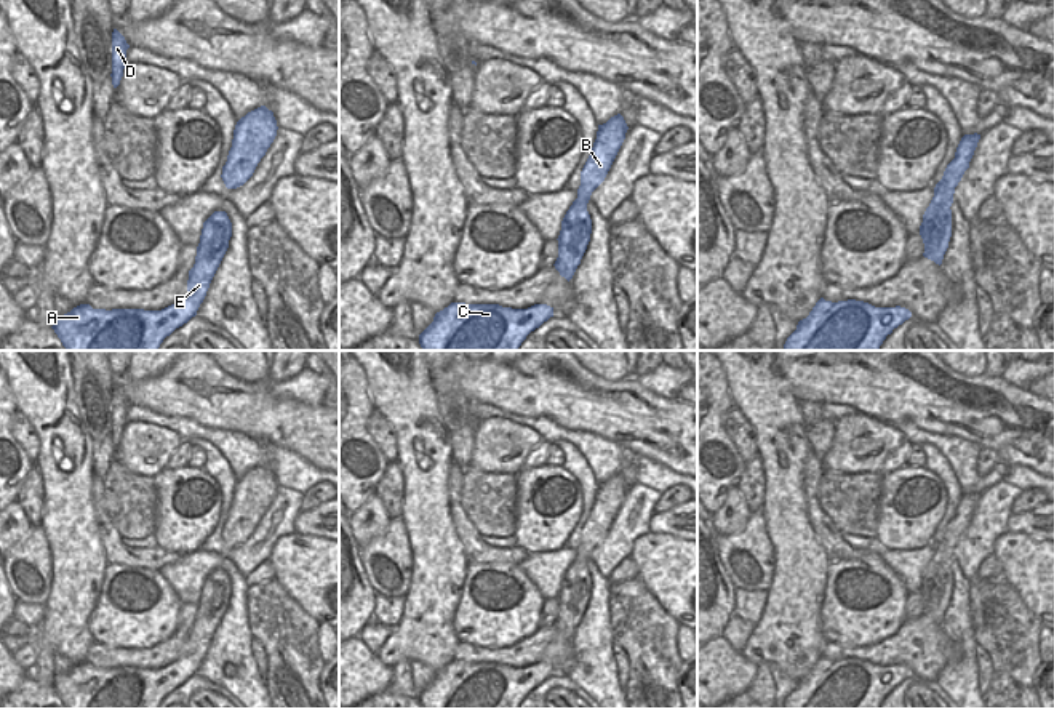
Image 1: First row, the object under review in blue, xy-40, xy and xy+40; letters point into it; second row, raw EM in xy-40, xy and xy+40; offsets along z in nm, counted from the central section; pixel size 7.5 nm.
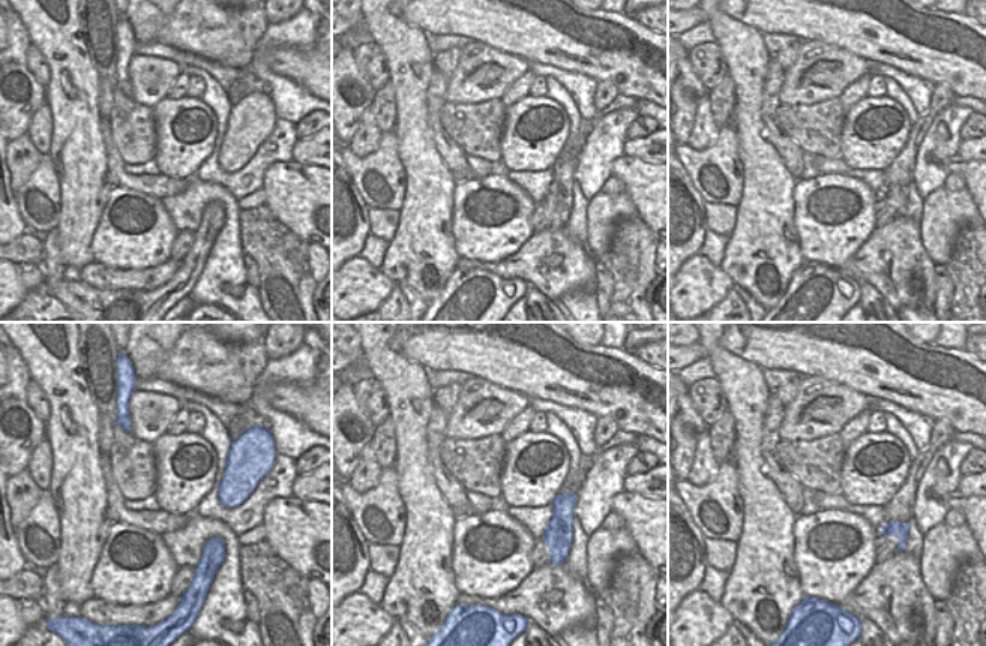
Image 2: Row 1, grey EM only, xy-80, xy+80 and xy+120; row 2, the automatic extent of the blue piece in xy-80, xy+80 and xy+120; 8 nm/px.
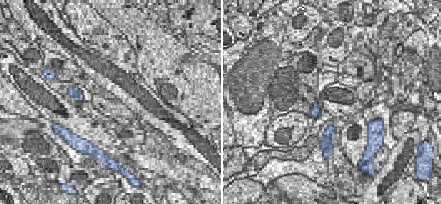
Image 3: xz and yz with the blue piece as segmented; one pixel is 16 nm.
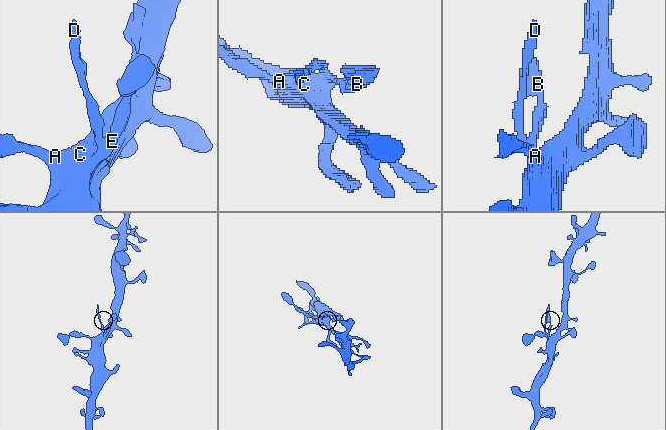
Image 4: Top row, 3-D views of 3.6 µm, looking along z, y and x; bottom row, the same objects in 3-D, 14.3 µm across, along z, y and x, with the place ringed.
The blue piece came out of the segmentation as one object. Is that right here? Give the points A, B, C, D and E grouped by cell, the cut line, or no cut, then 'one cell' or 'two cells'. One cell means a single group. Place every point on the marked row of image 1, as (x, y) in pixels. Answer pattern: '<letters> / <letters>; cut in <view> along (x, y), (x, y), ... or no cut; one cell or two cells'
A B C D E; no cut; one cell

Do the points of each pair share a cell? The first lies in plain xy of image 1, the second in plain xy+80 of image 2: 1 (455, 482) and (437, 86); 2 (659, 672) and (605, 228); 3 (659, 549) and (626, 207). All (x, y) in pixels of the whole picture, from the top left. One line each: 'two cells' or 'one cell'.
1: one cell
2: two cells
3: two cells

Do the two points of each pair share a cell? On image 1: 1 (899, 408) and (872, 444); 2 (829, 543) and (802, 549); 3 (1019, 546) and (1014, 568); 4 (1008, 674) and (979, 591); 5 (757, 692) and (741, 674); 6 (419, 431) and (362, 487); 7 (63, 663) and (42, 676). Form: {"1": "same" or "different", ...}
{"1": "different", "2": "different", "3": "same", "4": "different", "5": "different", "6": "different", "7": "different"}

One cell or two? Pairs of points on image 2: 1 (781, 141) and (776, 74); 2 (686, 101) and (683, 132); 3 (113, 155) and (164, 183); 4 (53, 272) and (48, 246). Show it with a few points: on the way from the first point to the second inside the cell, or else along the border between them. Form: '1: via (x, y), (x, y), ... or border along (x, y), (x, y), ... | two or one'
1: via (772, 125), (770, 90) | one
2: via (683, 108), (683, 125) | one
3: via (117, 170), (129, 182), (149, 183) | one
4: via (53, 266), (51, 252) | one

